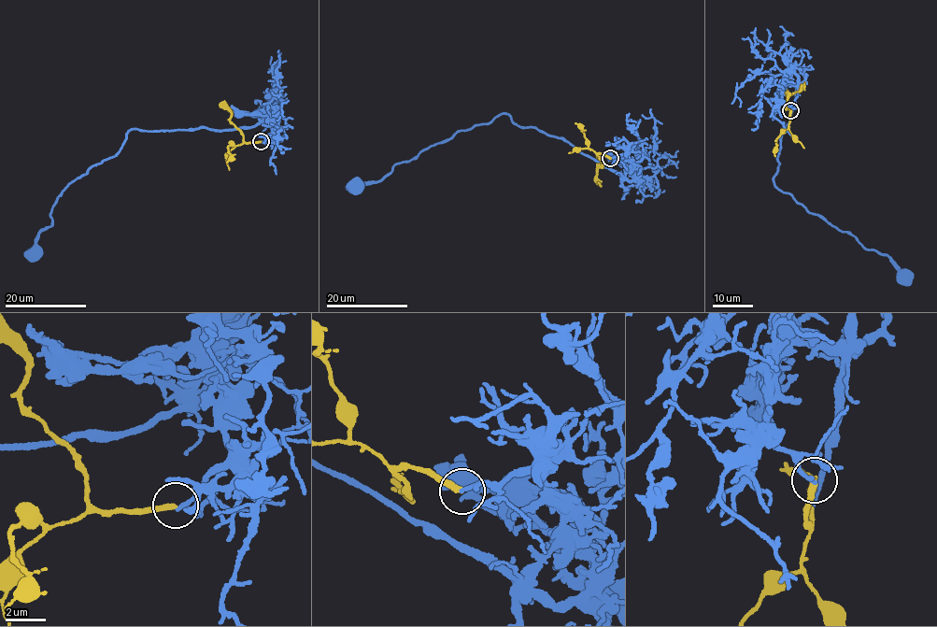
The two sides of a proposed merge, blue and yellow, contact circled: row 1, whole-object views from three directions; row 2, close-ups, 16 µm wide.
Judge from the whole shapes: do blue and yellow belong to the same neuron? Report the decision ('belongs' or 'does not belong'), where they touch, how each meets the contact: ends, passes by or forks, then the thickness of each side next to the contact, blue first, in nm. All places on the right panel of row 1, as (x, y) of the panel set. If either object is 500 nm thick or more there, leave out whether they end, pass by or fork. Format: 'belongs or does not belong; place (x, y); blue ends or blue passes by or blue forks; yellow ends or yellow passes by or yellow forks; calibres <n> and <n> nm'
does not belong; place (790, 110); blue ends; yellow ends; calibres 190 and 280 nm

